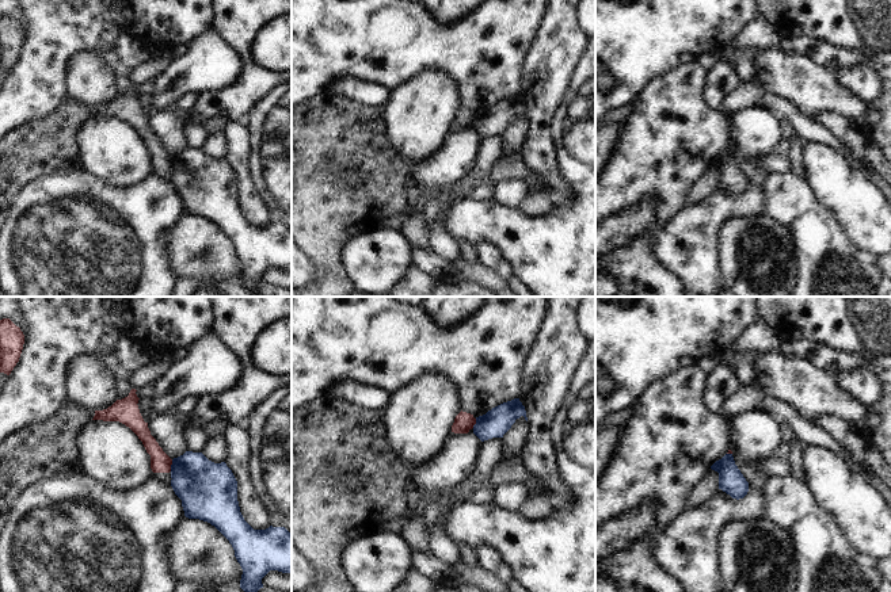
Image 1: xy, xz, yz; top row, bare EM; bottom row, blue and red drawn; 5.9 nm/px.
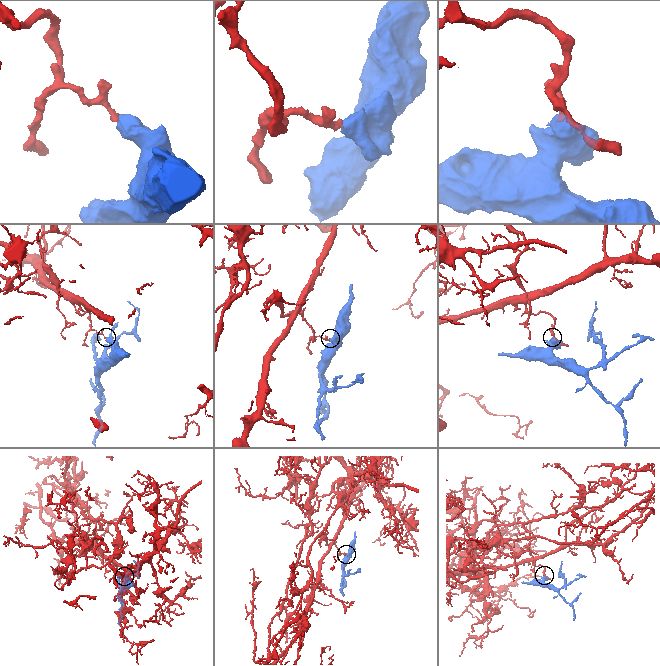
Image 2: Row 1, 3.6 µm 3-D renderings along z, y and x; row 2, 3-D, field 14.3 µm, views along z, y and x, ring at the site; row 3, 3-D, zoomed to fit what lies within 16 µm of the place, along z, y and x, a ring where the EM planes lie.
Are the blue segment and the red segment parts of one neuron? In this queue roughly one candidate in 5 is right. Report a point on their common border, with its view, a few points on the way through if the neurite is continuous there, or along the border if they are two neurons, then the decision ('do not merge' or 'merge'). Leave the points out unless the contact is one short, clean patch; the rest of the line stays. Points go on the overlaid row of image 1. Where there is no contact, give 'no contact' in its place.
meets blue in xy at (171, 465); border along xy (172, 459), (170, 470); do not merge

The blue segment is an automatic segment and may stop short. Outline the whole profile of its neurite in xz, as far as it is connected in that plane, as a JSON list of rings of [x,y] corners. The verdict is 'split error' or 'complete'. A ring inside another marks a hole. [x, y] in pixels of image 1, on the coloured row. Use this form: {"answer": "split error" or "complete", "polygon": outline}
{"answer": "complete", "polygon": [[[514,398],[492,408],[486,415],[476,417],[473,434],[481,442],[492,438],[503,438],[521,416],[528,421],[525,406],[519,398]]]}

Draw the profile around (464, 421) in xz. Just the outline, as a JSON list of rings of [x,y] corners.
[[[460,410],[456,416],[452,429],[449,435],[456,434],[473,434],[473,425],[476,424],[476,419],[473,415]]]

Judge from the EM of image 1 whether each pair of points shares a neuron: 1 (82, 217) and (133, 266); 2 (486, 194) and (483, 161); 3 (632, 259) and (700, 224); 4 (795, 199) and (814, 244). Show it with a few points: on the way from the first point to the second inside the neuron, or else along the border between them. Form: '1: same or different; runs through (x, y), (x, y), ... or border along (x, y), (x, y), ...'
1: same; runs through (94, 229), (121, 256)
2: different; border along (479, 183), (467, 197)
3: different; border along (667, 222), (654, 237), (652, 252), (673, 272)
4: same; runs through (799, 210), (814, 229), (814, 233)

